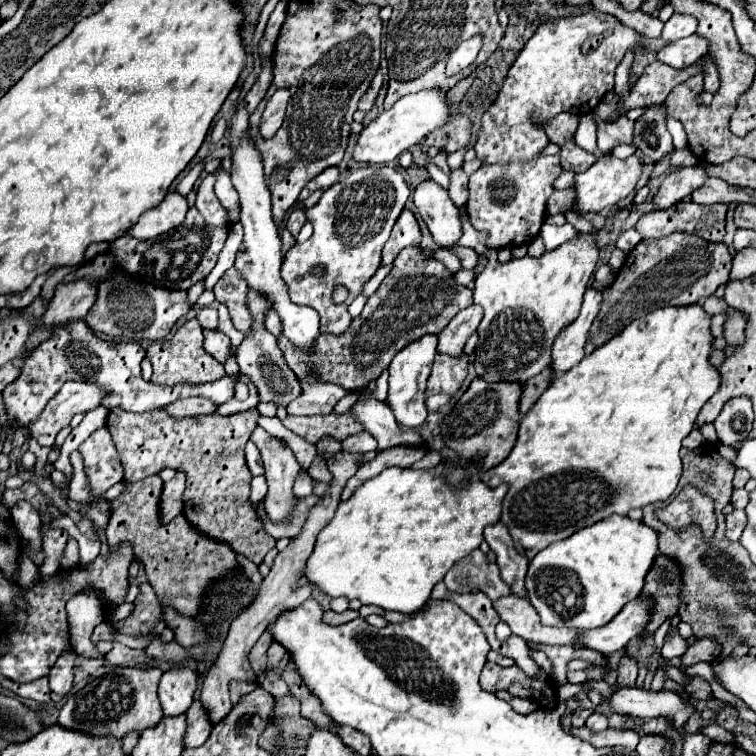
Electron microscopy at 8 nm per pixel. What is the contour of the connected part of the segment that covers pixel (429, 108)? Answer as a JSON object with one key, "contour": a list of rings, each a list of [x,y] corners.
{"contour":[[[424,90],[418,94],[408,94],[400,98],[390,110],[378,114],[372,122],[368,122],[362,132],[358,134],[352,158],[360,164],[376,166],[376,164],[388,164],[396,160],[404,150],[410,150],[416,146],[422,138],[426,138],[432,130],[440,128],[446,118],[450,116],[450,110],[446,106],[446,94],[438,90]]]}

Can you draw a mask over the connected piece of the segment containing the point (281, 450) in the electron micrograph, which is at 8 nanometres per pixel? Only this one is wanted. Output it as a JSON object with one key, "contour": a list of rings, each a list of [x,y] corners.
{"contour":[[[256,428],[250,436],[260,450],[266,480],[268,480],[268,496],[266,496],[266,512],[274,522],[282,522],[292,508],[292,486],[300,472],[300,464],[294,458],[294,452],[282,444],[282,440],[270,436],[264,428]]]}

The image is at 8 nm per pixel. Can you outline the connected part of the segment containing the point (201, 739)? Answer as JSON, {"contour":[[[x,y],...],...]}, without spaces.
{"contour":[[[196,700],[186,712],[186,734],[184,734],[184,748],[198,748],[202,746],[212,732],[212,722],[208,720],[206,710],[202,708],[200,700]]]}

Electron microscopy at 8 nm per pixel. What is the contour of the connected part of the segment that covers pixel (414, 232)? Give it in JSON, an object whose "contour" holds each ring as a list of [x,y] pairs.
{"contour":[[[404,208],[404,212],[400,214],[400,218],[396,220],[396,224],[392,228],[392,234],[390,234],[388,242],[384,244],[382,264],[392,264],[402,248],[420,244],[420,238],[422,238],[420,228],[418,228],[418,222],[416,222],[412,210]]]}

